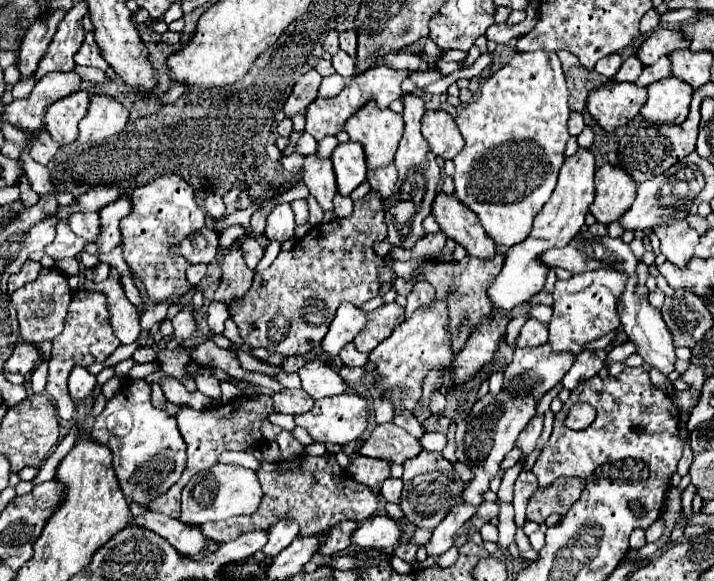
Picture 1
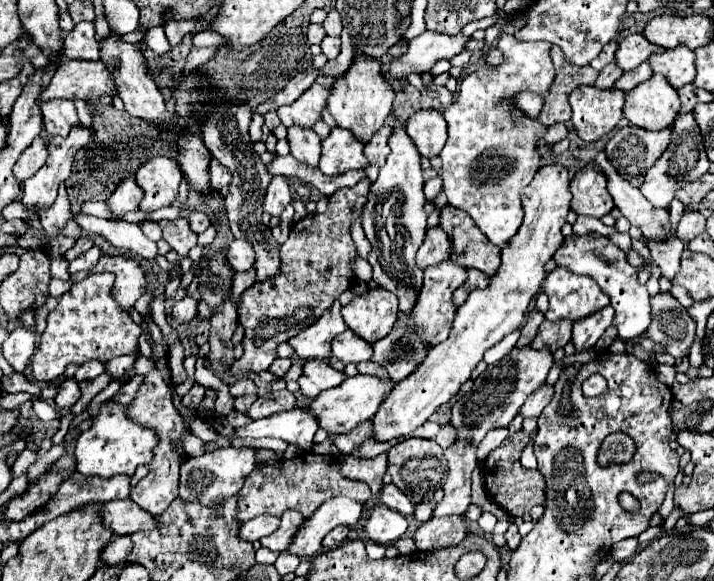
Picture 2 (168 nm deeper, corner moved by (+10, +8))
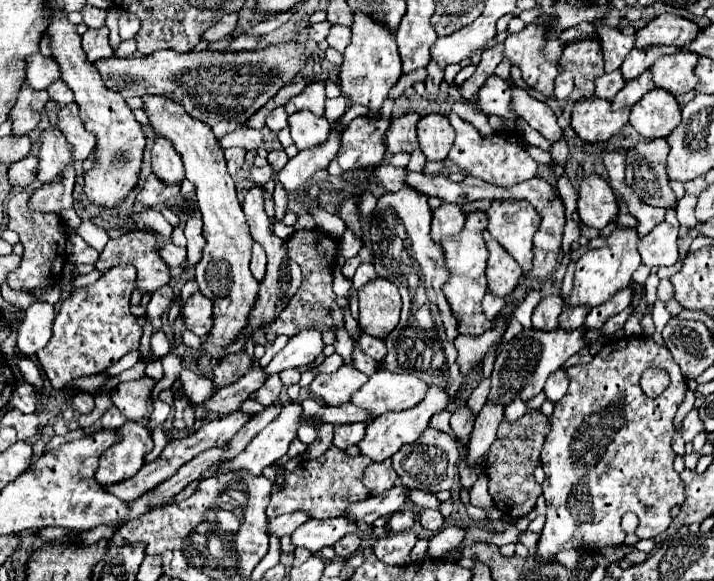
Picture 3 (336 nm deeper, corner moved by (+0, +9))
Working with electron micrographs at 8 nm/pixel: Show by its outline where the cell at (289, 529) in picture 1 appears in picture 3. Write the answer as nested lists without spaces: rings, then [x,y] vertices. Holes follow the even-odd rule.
[[[345,517],[335,519],[307,519],[295,533],[291,535],[291,541],[295,547],[305,547],[311,553],[319,553],[319,549],[327,545],[335,545],[343,535],[355,533],[357,525],[349,523]]]

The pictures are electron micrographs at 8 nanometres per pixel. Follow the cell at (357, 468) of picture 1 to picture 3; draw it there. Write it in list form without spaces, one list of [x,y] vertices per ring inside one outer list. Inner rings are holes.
[[[391,459],[381,461],[381,463],[371,463],[367,467],[367,473],[363,475],[363,483],[371,495],[379,495],[379,493],[385,493],[387,489],[395,487],[399,483],[399,479],[391,465]]]

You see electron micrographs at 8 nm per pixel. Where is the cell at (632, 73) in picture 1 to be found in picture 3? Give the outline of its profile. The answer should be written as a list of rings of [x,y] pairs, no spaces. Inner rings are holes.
[[[619,69],[613,73],[605,73],[595,79],[595,95],[611,101],[623,89],[623,85],[625,85],[625,79],[621,77]]]

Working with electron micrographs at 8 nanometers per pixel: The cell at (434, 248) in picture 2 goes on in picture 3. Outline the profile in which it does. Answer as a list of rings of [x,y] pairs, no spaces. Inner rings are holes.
[[[443,203],[439,209],[433,211],[433,225],[431,225],[431,237],[435,243],[441,243],[443,237],[453,237],[455,233],[461,233],[465,215],[461,213],[459,205]]]

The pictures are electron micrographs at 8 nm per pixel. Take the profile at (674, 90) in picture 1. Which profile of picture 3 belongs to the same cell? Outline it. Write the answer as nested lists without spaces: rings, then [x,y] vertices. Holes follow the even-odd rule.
[[[651,89],[631,109],[629,123],[647,139],[667,137],[681,121],[681,107],[673,93]]]

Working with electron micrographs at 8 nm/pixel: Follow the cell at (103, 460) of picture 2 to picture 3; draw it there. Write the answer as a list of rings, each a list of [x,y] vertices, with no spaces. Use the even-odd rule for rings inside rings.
[[[125,423],[117,431],[117,441],[101,455],[95,479],[99,485],[119,483],[133,477],[145,463],[145,455],[153,449],[151,433],[143,425]]]

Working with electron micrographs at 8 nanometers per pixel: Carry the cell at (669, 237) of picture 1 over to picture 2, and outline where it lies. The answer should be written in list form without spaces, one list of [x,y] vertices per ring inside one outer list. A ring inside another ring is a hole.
[[[603,152],[597,154],[597,166],[607,176],[607,190],[615,200],[615,208],[631,222],[631,226],[637,226],[645,238],[663,238],[665,232],[669,232],[669,210],[653,206],[639,188],[629,186],[617,170],[611,166],[607,156]]]

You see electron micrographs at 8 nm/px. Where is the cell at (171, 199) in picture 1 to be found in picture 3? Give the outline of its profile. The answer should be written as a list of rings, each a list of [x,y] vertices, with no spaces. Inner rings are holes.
[[[157,137],[153,145],[153,173],[167,185],[181,183],[185,179],[185,169],[179,153],[171,145],[171,141]]]

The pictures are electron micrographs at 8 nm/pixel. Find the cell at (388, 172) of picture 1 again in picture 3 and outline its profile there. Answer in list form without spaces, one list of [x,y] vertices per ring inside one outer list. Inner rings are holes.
[[[405,113],[391,121],[391,127],[383,137],[389,153],[413,153],[415,149],[419,149],[417,131],[415,131],[417,121],[419,121],[417,113]]]

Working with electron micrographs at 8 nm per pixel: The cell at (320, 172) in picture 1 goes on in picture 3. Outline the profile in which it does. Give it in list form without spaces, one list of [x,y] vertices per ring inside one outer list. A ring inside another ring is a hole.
[[[303,109],[289,115],[289,129],[297,149],[313,149],[327,141],[331,125],[325,117],[315,117],[311,111]]]

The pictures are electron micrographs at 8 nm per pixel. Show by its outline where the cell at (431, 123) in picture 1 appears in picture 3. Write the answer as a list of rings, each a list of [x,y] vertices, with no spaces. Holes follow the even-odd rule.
[[[431,113],[421,117],[417,125],[417,135],[421,151],[427,157],[427,161],[443,161],[455,139],[449,119],[441,113]]]

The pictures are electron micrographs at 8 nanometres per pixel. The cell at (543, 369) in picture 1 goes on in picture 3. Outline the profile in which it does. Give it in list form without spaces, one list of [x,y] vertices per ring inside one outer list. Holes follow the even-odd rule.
[[[585,307],[565,309],[565,311],[559,315],[559,327],[561,327],[561,329],[581,329],[587,313],[589,313],[589,311],[587,311]]]

